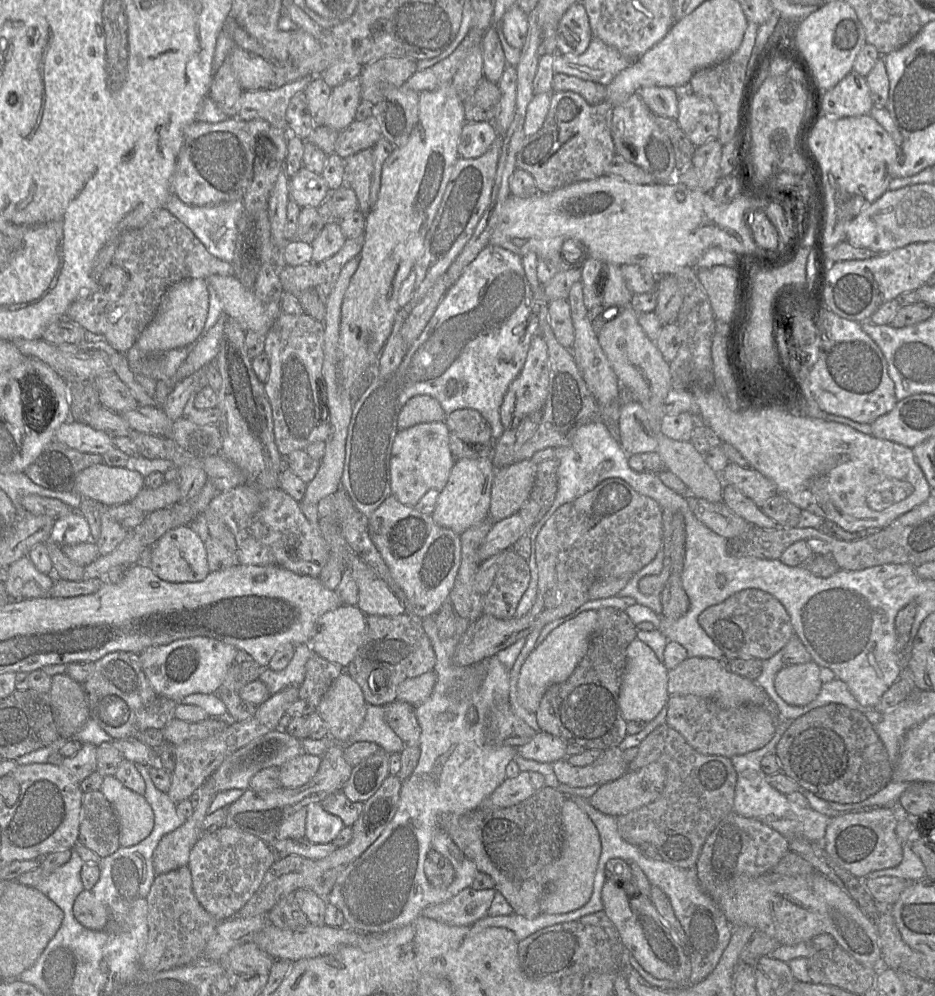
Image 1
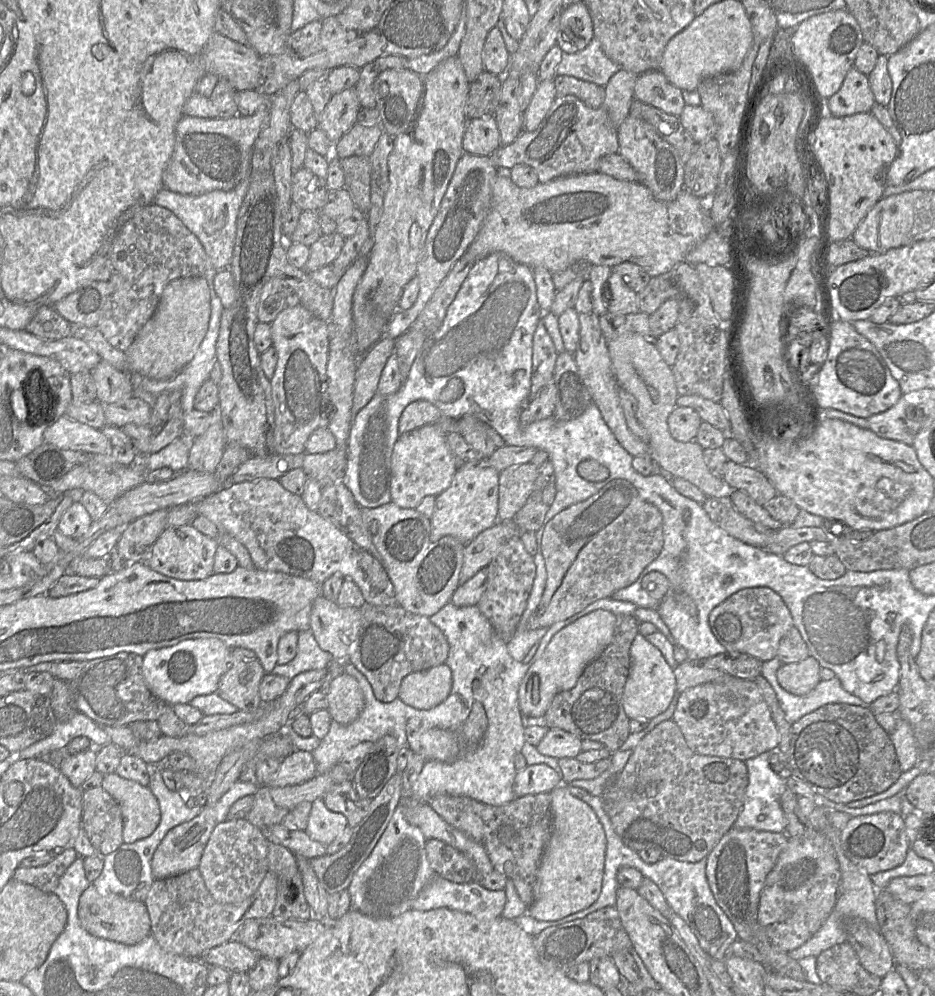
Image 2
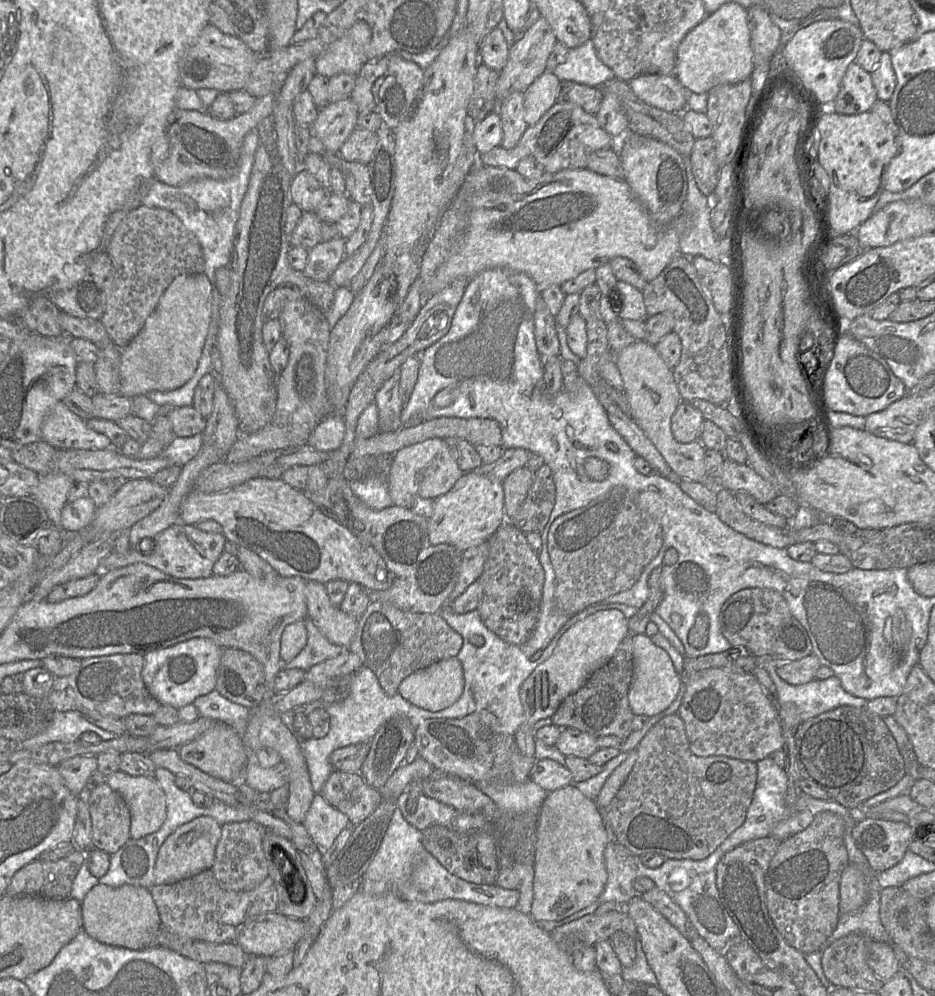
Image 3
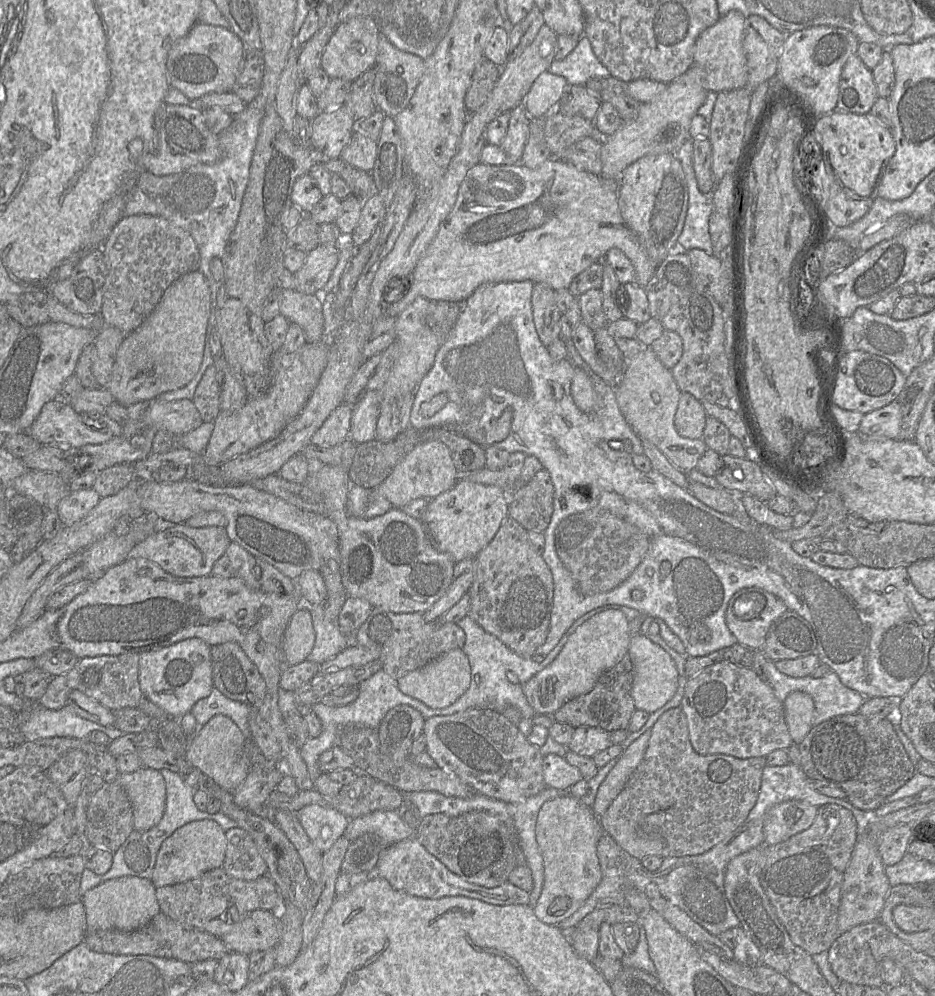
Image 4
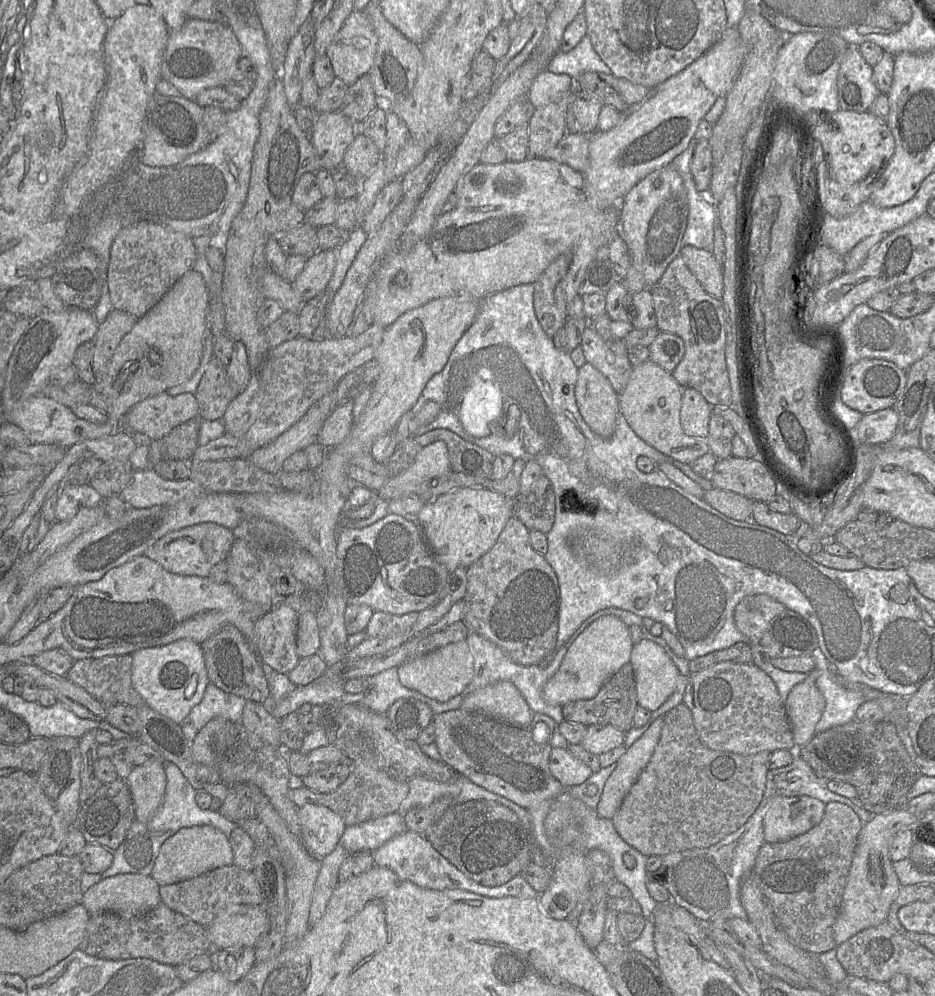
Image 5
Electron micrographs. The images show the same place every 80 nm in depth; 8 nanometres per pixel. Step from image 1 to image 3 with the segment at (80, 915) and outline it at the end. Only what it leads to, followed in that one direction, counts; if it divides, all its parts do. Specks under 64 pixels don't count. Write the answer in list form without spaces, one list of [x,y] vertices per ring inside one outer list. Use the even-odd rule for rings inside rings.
[[[97,884],[81,902],[82,927],[93,939],[112,946],[144,949],[161,928],[160,916],[150,889],[131,884],[118,887]]]

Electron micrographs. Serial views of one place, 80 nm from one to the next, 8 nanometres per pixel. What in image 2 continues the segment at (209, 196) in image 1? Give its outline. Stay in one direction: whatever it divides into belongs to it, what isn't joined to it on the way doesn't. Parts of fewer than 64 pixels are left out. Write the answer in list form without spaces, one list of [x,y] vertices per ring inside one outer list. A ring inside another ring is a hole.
[[[269,107],[253,115],[230,118],[200,118],[183,115],[175,127],[175,146],[163,172],[164,187],[185,195],[234,189],[251,171],[254,144],[270,117]]]

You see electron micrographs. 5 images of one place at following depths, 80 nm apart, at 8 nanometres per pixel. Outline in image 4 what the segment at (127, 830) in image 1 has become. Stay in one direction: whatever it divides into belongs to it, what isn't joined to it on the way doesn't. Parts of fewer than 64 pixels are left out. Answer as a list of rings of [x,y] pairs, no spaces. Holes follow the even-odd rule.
[[[142,767],[135,772],[120,773],[116,779],[126,791],[133,808],[133,829],[147,831],[162,819],[166,806],[166,785],[159,770]]]

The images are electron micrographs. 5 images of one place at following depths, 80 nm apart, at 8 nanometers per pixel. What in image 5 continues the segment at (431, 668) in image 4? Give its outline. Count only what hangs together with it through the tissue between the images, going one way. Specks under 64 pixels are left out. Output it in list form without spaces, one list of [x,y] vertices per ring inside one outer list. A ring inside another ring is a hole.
[[[467,640],[447,644],[419,658],[405,661],[398,667],[398,678],[403,686],[439,702],[461,694],[471,682],[473,674],[474,659]]]

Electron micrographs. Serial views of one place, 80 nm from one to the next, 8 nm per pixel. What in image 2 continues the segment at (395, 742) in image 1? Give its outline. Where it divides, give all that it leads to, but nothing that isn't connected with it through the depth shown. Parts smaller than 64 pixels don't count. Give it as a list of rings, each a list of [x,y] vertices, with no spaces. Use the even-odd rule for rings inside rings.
[[[346,662],[344,671],[351,675],[358,683],[364,697],[364,708],[358,718],[353,721],[352,723],[348,725],[342,725],[334,720],[331,719],[330,723],[330,729],[327,733],[327,735],[320,741],[320,745],[313,751],[311,752],[315,764],[316,764],[316,775],[319,774],[324,774],[327,771],[329,771],[331,768],[333,768],[336,764],[339,763],[342,755],[352,747],[356,746],[357,744],[361,742],[372,742],[375,743],[378,741],[380,738],[382,738],[385,735],[393,735],[397,738],[398,740],[398,745],[402,749],[403,747],[407,746],[407,741],[406,741],[406,724],[407,721],[410,718],[418,718],[422,721],[423,716],[424,716],[424,711],[428,710],[423,710],[423,709],[417,709],[414,708],[410,705],[405,704],[401,699],[398,697],[393,700],[392,702],[385,703],[381,702],[376,699],[376,697],[373,694],[372,687],[366,677],[358,671],[350,662]]]

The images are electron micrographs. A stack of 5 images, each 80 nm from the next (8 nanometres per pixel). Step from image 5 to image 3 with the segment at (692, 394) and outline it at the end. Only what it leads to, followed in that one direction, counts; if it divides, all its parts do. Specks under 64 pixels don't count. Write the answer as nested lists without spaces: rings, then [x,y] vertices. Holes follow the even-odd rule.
[[[682,400],[671,417],[671,431],[676,441],[690,443],[700,439],[704,417],[690,402]]]

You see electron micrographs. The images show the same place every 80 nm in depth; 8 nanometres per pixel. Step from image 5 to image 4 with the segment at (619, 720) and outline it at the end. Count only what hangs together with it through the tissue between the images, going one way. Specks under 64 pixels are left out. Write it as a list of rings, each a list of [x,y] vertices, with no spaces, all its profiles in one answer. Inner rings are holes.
[[[626,654],[615,666],[606,670],[597,680],[592,690],[567,701],[553,714],[553,721],[565,723],[574,728],[596,727],[605,731],[628,730],[636,710],[632,698],[633,664]]]

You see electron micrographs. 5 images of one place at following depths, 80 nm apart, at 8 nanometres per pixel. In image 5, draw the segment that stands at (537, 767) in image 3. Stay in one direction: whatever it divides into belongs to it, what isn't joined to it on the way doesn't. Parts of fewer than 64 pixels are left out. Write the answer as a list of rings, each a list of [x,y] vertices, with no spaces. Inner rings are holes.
[[[563,748],[552,749],[549,770],[566,789],[583,783],[593,775],[586,764],[575,758],[568,749]]]

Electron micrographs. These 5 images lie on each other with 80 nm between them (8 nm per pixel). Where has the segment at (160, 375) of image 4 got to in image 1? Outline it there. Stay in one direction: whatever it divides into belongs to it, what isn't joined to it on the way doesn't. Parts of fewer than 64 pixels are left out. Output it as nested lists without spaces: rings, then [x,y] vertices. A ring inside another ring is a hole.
[[[186,278],[173,283],[164,293],[156,315],[136,340],[136,348],[143,357],[153,357],[172,349],[197,342],[203,332],[209,310],[206,279]]]

